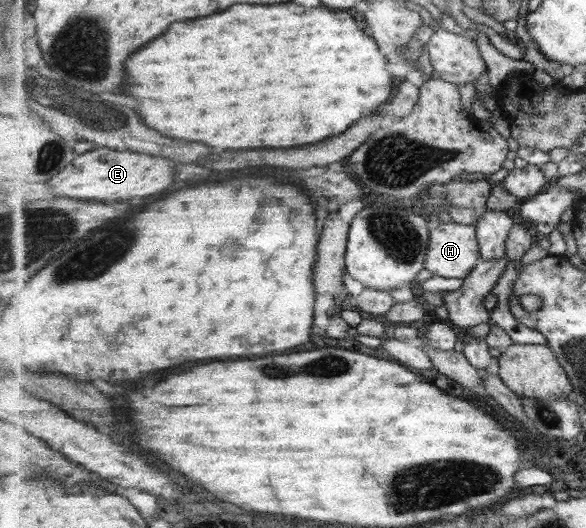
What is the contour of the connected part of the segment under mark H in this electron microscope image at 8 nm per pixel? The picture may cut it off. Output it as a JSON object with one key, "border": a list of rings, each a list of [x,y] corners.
{"border":[[[452,221],[430,231],[426,269],[433,275],[465,281],[481,261],[475,226]]]}

